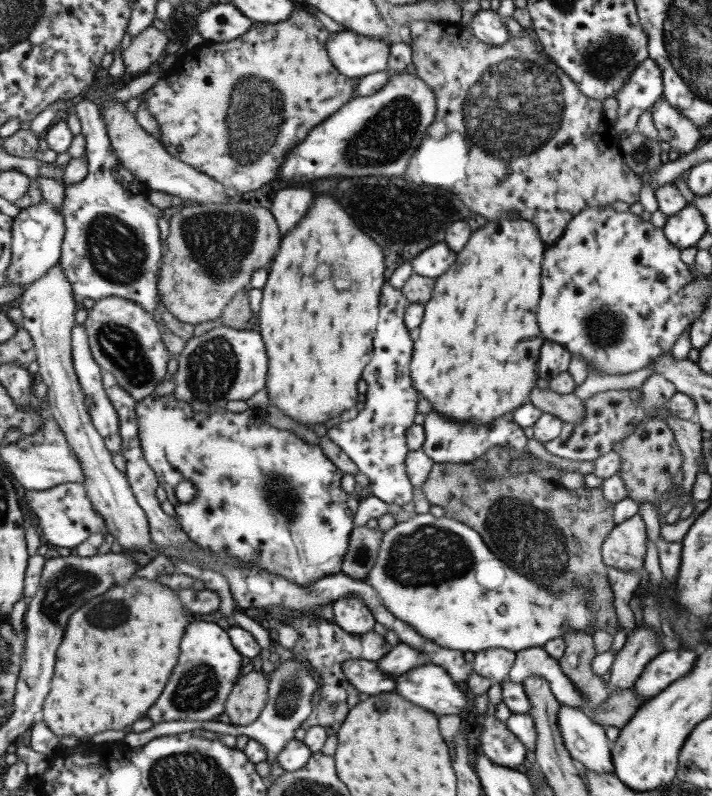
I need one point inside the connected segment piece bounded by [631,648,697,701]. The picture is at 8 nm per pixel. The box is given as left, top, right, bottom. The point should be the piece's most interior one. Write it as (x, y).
(661, 670)

